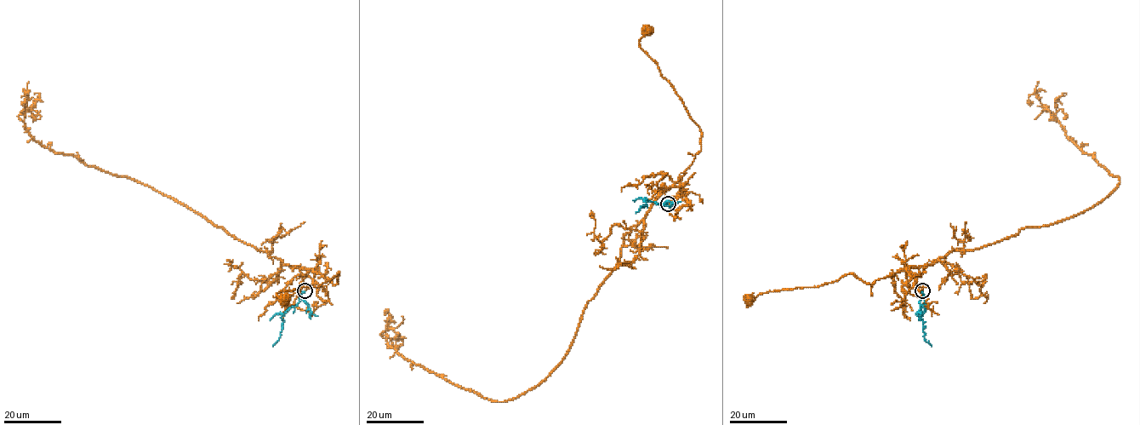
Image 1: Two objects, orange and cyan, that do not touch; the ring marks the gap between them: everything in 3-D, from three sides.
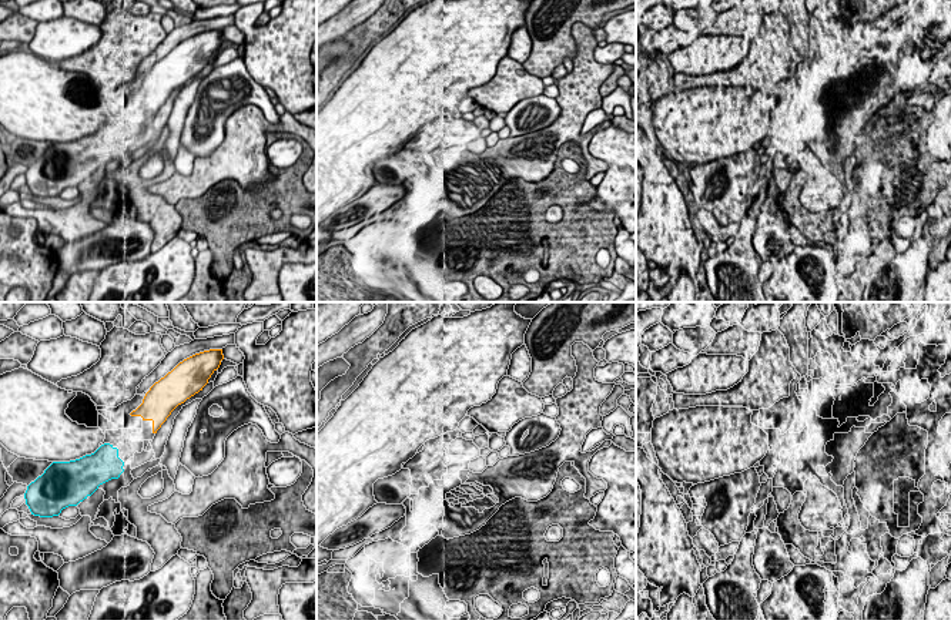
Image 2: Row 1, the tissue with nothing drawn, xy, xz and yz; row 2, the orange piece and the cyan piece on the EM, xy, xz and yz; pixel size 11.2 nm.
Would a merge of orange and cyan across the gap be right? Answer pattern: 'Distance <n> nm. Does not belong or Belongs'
Distance 400 nm. Belongs

